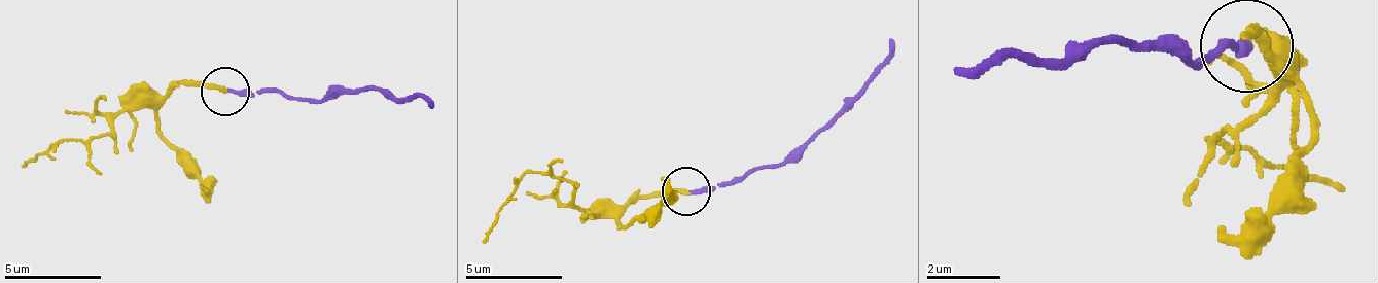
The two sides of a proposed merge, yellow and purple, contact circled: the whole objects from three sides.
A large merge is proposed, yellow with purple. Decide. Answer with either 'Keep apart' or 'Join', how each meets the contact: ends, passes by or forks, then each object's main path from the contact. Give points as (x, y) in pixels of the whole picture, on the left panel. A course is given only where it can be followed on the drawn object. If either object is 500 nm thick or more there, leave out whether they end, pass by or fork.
Join. At the ring yellow ends. At the ring purple ends. Course of yellow: (225, 90), (173, 84), (163, 95), (134, 100), (119, 114), (109, 133), (66, 138), (23, 167). Course of purple: (225, 90), (274, 90), (293, 100), (322, 100), (386, 90), (395, 100), (420, 95), (434, 104)

